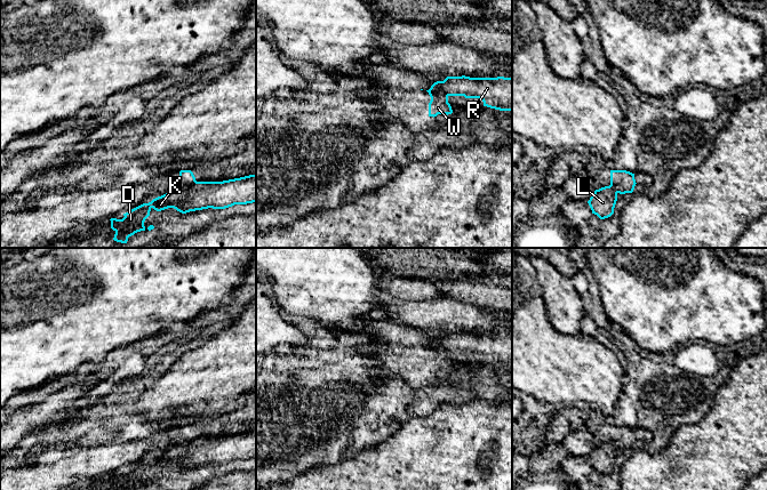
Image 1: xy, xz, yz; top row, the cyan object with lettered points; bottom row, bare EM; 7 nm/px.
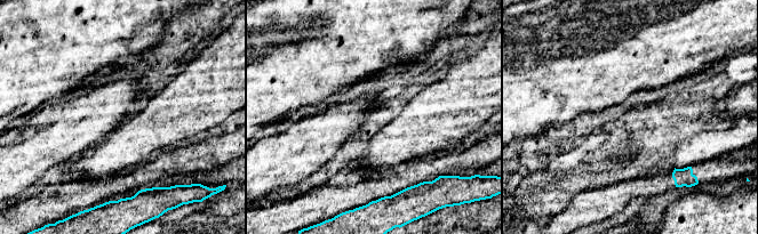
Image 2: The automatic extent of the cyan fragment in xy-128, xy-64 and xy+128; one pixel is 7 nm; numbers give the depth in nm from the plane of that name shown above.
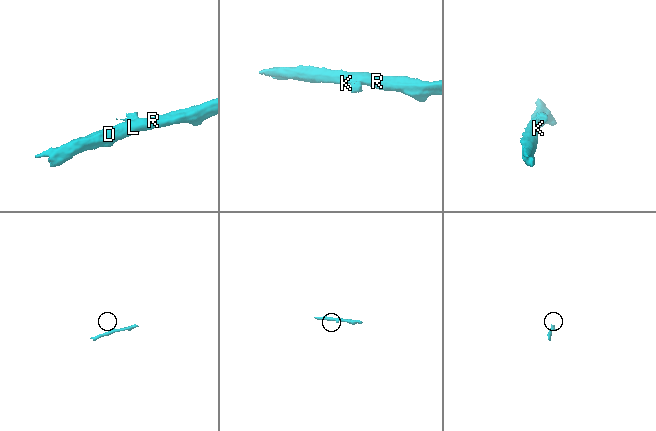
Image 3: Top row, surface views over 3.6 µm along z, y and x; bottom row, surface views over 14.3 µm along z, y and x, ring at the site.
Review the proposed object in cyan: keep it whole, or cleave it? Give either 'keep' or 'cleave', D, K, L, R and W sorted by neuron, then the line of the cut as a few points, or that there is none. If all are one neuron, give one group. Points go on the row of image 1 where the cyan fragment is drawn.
cleave; D K L R / W; cut in xy along (196, 181), (185, 187), (173, 190)

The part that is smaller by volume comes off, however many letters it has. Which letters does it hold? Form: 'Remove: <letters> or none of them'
Remove: W

